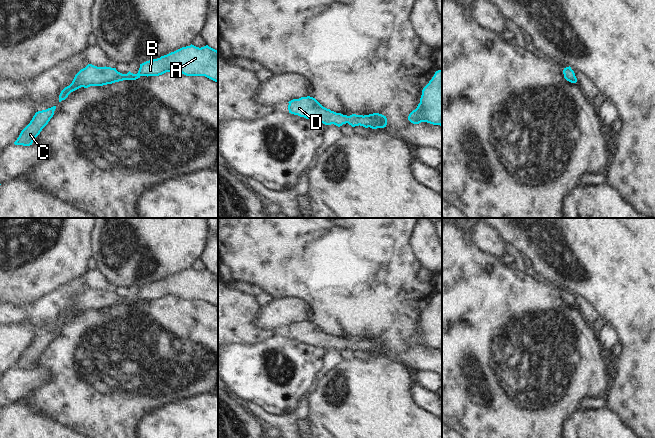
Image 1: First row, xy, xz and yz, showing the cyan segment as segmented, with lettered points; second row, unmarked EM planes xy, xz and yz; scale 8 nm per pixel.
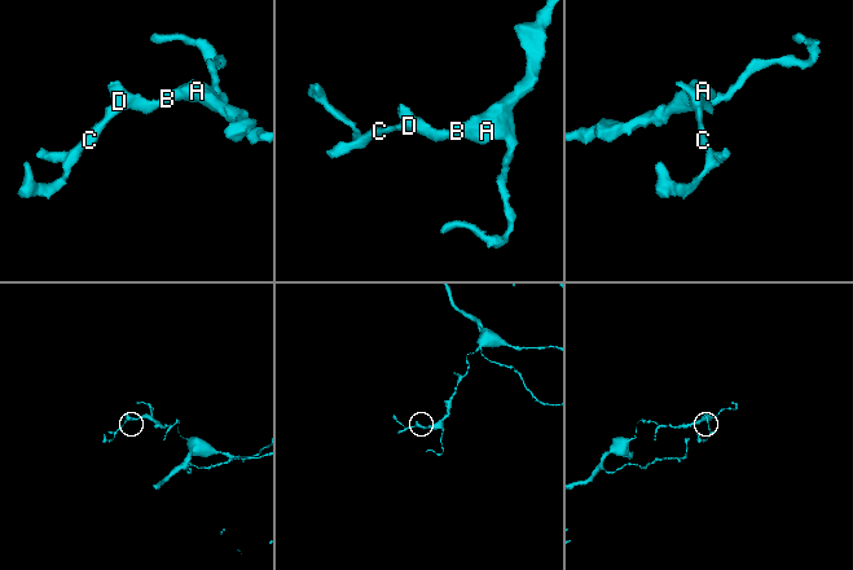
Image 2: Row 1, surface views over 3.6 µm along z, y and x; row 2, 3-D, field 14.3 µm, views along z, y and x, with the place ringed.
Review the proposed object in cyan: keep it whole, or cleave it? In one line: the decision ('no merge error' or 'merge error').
no merge error

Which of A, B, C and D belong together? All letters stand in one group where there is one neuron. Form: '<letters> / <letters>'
A B C D

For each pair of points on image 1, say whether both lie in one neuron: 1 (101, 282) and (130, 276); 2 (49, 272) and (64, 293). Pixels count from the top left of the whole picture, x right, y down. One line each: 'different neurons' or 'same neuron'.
1: different neurons
2: different neurons

